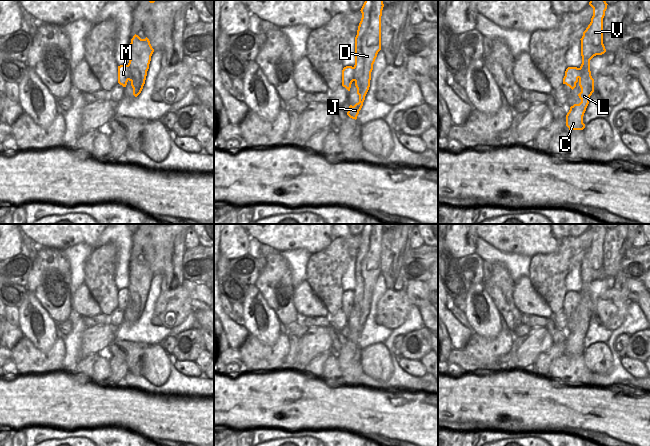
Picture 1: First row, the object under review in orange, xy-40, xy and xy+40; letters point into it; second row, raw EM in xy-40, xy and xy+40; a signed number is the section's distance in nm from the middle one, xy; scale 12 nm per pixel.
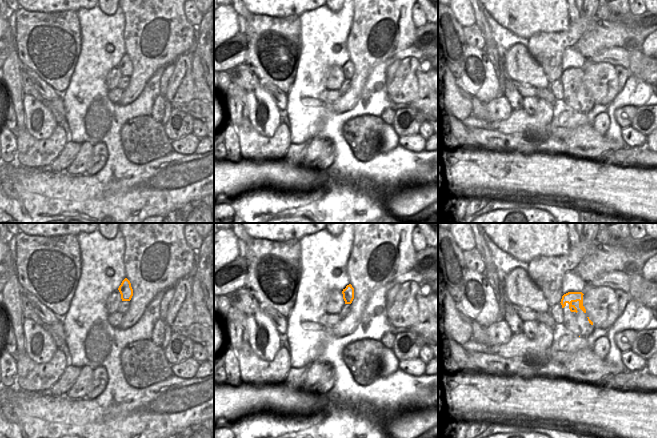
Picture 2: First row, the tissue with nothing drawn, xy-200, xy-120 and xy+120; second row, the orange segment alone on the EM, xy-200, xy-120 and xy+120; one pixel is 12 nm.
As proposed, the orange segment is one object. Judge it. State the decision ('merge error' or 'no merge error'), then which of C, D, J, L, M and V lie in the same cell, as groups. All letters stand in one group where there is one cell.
merge error | C D J L V / M

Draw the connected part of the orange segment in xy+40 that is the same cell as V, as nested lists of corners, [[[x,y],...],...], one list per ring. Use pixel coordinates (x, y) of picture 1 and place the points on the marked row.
[[[590,0],[589,5],[593,8],[591,22],[583,32],[581,40],[582,72],[579,79],[581,92],[578,94],[581,102],[570,107],[566,115],[566,126],[569,130],[583,130],[583,116],[589,104],[589,98],[594,92],[594,79],[591,76],[590,60],[596,55],[606,52],[603,44],[603,18],[607,9],[605,0]]]

